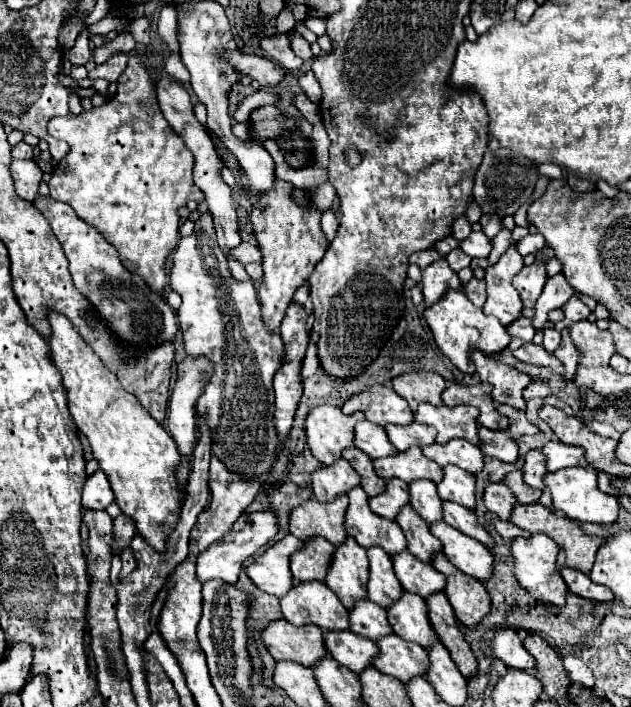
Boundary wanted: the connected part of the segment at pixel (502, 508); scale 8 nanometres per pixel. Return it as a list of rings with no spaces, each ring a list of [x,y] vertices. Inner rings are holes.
[[[502,482],[486,486],[486,490],[484,490],[484,506],[488,508],[488,512],[496,514],[502,520],[508,520],[510,510],[514,508],[514,504],[516,504],[514,494]]]

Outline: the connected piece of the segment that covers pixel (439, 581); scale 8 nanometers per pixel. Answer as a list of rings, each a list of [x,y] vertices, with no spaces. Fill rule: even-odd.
[[[408,550],[398,552],[398,556],[392,556],[396,578],[400,580],[402,588],[408,592],[414,592],[422,598],[444,590],[446,576],[442,576],[438,570],[432,568],[432,564],[426,564],[412,556]]]

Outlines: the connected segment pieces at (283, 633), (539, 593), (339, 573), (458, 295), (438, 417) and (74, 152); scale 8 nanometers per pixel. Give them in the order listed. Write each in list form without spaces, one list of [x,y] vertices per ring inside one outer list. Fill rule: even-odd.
[[[284,618],[274,620],[262,630],[262,642],[274,660],[294,660],[310,666],[326,656],[322,630],[314,624],[292,626]]]
[[[532,534],[530,538],[516,538],[512,542],[510,550],[514,556],[514,576],[520,582],[520,586],[526,588],[530,592],[530,596],[534,596],[540,602],[562,606],[566,602],[568,586],[556,568],[558,544],[546,534]]]
[[[350,536],[334,548],[334,556],[328,568],[326,584],[334,588],[340,602],[346,608],[354,606],[354,600],[366,598],[368,582],[368,558],[366,550],[358,548]]]
[[[448,290],[436,304],[432,304],[424,310],[424,318],[430,326],[434,340],[438,344],[438,348],[442,350],[442,354],[446,358],[450,358],[450,362],[464,374],[472,374],[470,356],[474,350],[482,350],[484,354],[494,354],[494,352],[504,350],[510,342],[506,328],[494,316],[486,316],[482,312],[482,308],[474,306],[462,290]]]
[[[420,404],[414,412],[414,422],[422,422],[428,426],[434,426],[438,430],[436,442],[446,444],[452,438],[464,438],[472,444],[478,444],[476,434],[476,416],[478,408],[474,406],[432,406],[432,404]]]
[[[130,56],[126,70],[118,78],[118,92],[110,102],[78,116],[66,114],[52,118],[48,132],[54,138],[70,144],[68,156],[60,160],[60,164],[54,168],[54,176],[48,182],[50,196],[70,204],[86,224],[94,226],[118,250],[126,270],[142,276],[152,292],[164,294],[164,286],[168,282],[166,258],[178,246],[180,238],[178,208],[182,208],[188,200],[200,203],[205,196],[192,180],[192,152],[186,148],[186,144],[182,144],[182,138],[170,128],[162,116],[162,110],[158,108],[150,66],[138,56]]]

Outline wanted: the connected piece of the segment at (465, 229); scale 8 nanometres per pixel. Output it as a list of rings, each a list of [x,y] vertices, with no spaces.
[[[460,216],[460,218],[454,222],[454,238],[456,238],[456,240],[464,240],[470,232],[472,232],[472,228],[470,228],[468,220],[466,220],[464,216]]]

